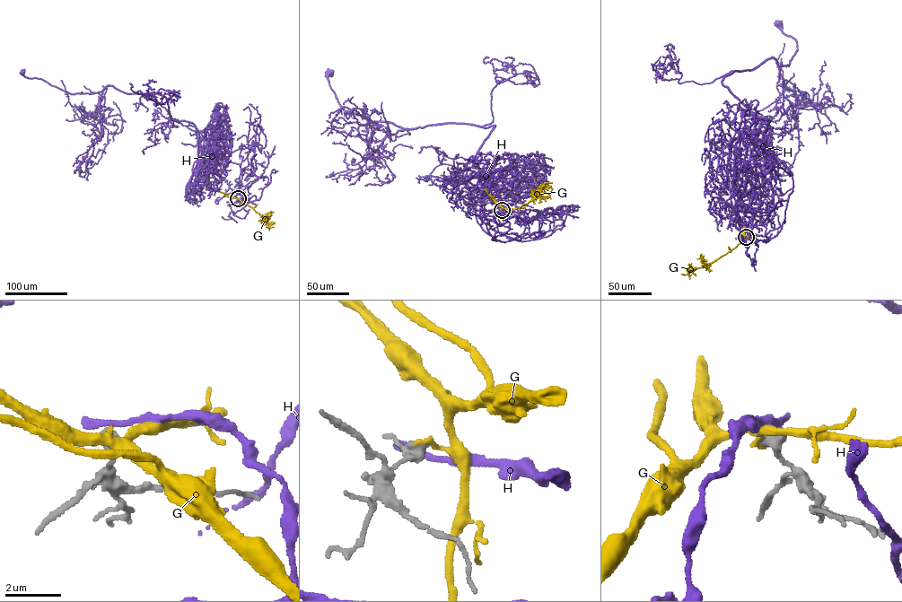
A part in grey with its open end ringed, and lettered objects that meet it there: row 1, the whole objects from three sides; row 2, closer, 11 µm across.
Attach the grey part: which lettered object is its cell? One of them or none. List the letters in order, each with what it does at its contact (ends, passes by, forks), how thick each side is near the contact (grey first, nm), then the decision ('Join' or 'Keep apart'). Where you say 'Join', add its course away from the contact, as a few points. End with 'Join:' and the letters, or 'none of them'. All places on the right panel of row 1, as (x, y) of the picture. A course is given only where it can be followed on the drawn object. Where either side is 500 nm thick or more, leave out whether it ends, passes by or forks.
G: It ends there. Thickness 380 nm (grey) against 160 nm. Keep apart
H: It ends there. Thickness 360 nm (grey) against 300 nm. Keep apart
Join: none of them

